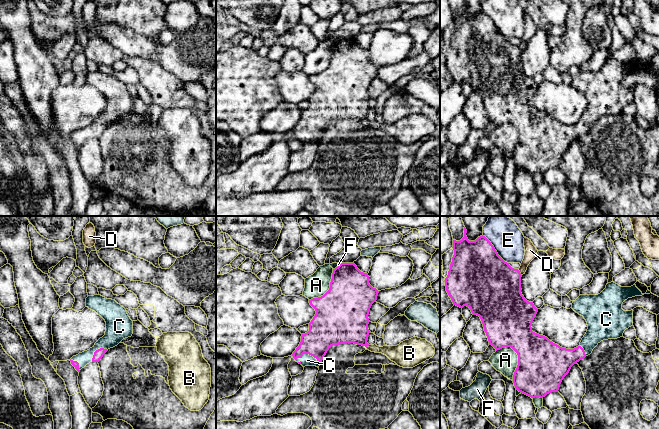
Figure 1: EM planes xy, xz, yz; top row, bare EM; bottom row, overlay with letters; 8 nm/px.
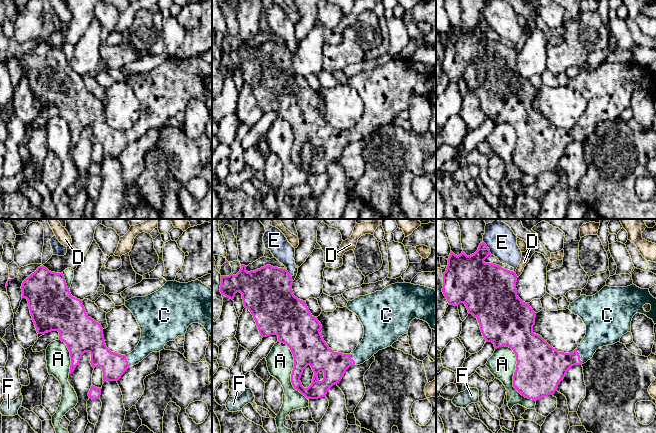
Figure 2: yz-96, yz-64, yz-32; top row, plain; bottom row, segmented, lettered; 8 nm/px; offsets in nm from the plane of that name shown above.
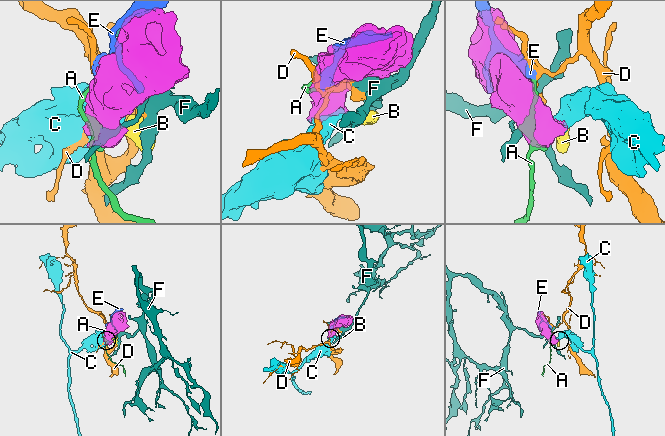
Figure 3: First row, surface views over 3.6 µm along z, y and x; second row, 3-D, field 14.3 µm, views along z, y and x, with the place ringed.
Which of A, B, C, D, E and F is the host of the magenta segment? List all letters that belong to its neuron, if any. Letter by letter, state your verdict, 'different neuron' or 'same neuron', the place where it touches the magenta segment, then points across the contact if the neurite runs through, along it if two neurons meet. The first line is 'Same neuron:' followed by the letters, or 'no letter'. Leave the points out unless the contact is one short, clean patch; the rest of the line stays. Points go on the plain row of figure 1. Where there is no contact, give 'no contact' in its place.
Same neuron: B, C
A: different neuron; contact yz (518, 137)
B: same neuron; contact xz (367, 121); way xz (347, 97), (367, 121), (371, 124), (397, 129)
C: same neuron; contact xz (308, 129)
D: different neuron; contact yz (519, 48)
E: different neuron; contact yz (494, 25)
F: different neuron; contact xz (338, 42)

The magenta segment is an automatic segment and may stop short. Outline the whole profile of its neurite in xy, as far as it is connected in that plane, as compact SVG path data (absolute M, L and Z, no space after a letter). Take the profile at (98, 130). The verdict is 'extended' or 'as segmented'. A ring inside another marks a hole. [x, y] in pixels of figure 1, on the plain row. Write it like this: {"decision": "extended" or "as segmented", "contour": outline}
{"decision": "extended", "contour": "M99 70L88 72L86 83L105 96L106 107L92 124L70 135L78 148L90 138L99 138L110 124L117 122L123 115L131 113L133 110L133 97L128 92L126 85L115 76L107 75Z"}

